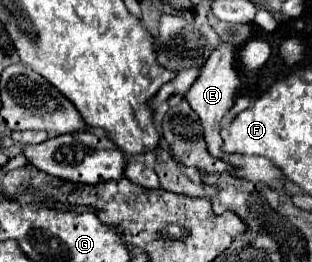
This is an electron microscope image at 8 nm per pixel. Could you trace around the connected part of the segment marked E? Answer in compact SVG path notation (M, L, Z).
M223 41L221 47L211 53L211 57L207 59L205 67L201 69L197 81L185 93L187 103L191 105L191 109L201 119L201 125L205 129L205 141L207 141L209 153L213 153L215 157L221 157L221 143L223 143L221 135L219 135L219 123L221 123L223 115L233 107L237 91L241 89L241 75L239 75L239 69L235 67L235 63L237 63L237 49L233 45L229 45L227 41Z

